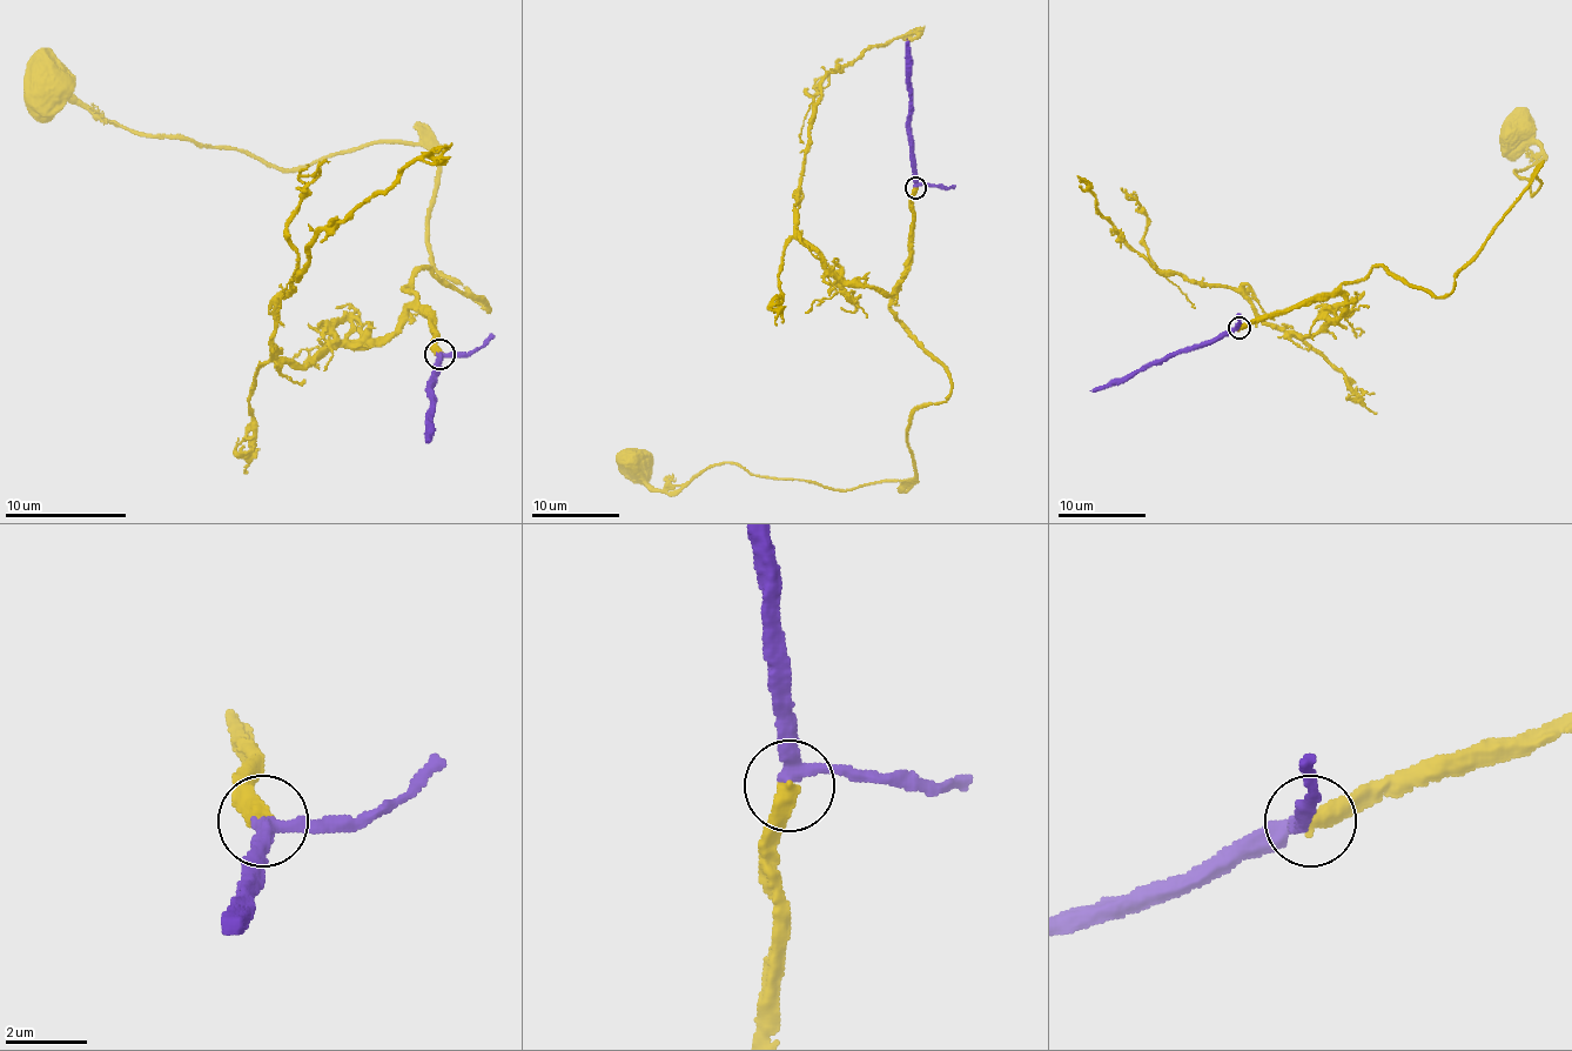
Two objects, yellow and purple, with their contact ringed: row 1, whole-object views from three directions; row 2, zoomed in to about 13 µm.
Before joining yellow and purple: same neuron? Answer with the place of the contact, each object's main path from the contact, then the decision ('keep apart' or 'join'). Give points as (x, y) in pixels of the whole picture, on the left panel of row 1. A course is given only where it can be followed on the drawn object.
place (439, 354); course yellow (438, 353), (405, 286), (429, 267), (488, 310), (432, 265), (436, 154), (276, 169), (48, 81); course purple (438, 353), (432, 426), (427, 441); join

